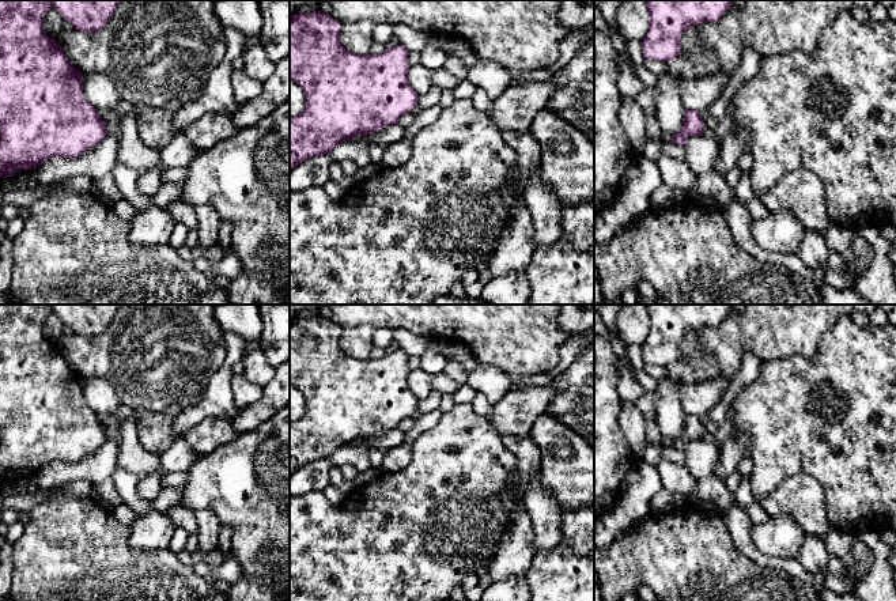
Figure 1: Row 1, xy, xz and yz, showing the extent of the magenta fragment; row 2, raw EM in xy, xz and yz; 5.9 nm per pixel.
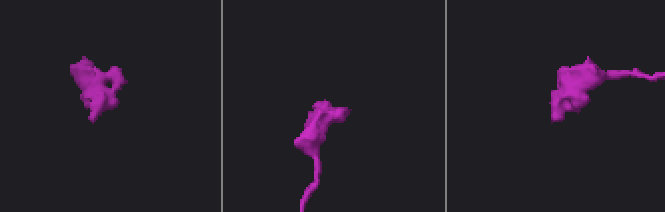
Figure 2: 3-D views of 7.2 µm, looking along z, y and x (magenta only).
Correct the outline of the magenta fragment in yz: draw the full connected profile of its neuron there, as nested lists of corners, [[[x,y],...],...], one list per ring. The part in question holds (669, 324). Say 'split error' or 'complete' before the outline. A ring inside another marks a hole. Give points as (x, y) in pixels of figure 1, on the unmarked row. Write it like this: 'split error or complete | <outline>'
complete | [[[644,305],[649,336],[642,345],[646,363],[670,366],[681,358],[681,339],[703,326],[718,326],[733,305]]]

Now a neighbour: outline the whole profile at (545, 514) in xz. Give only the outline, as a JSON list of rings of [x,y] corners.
[[[540,470],[523,494],[523,506],[533,523],[534,552],[555,549],[563,540],[563,513],[552,491],[542,485]]]

